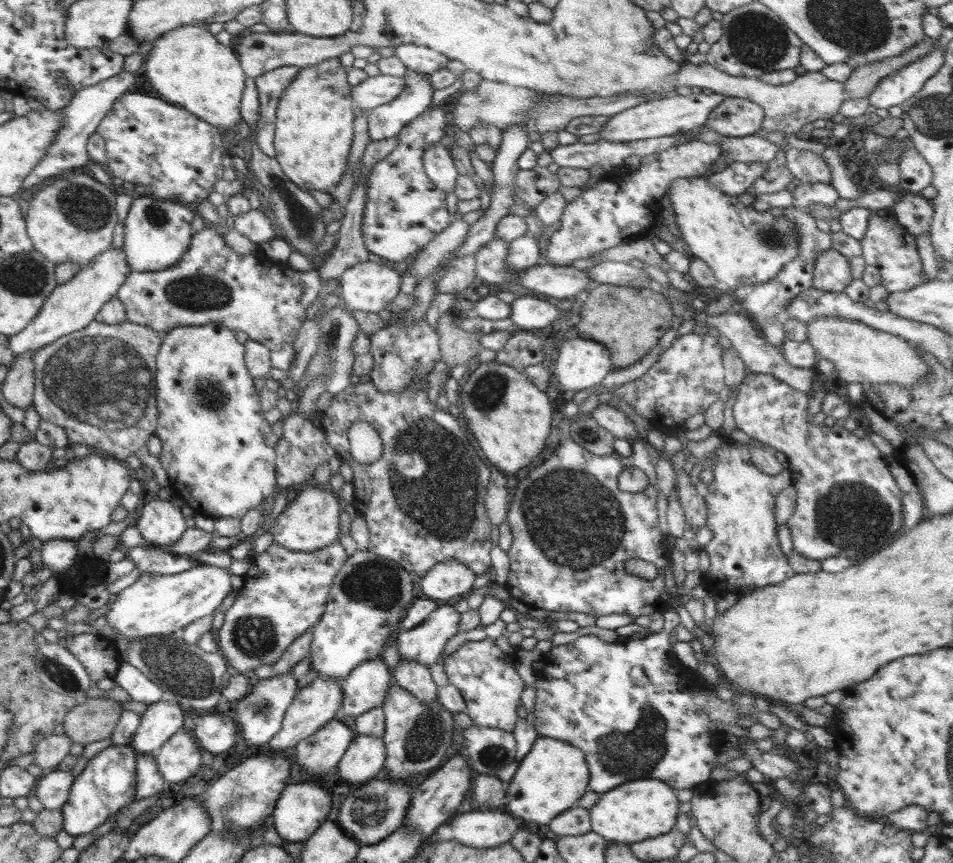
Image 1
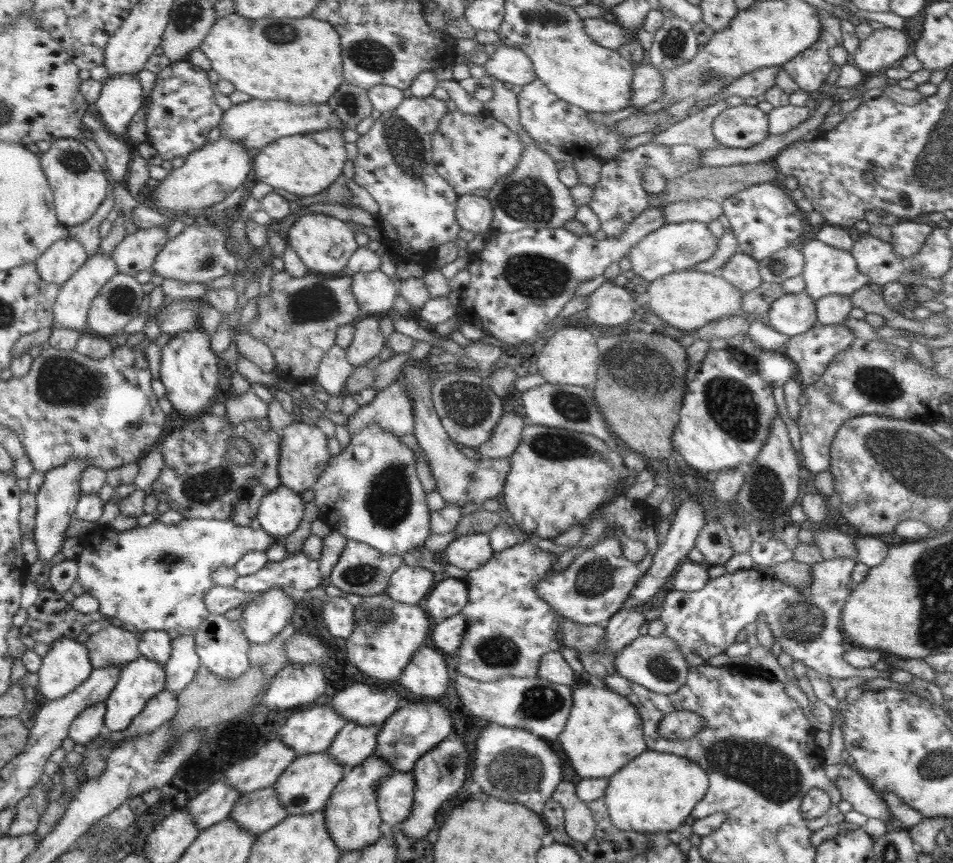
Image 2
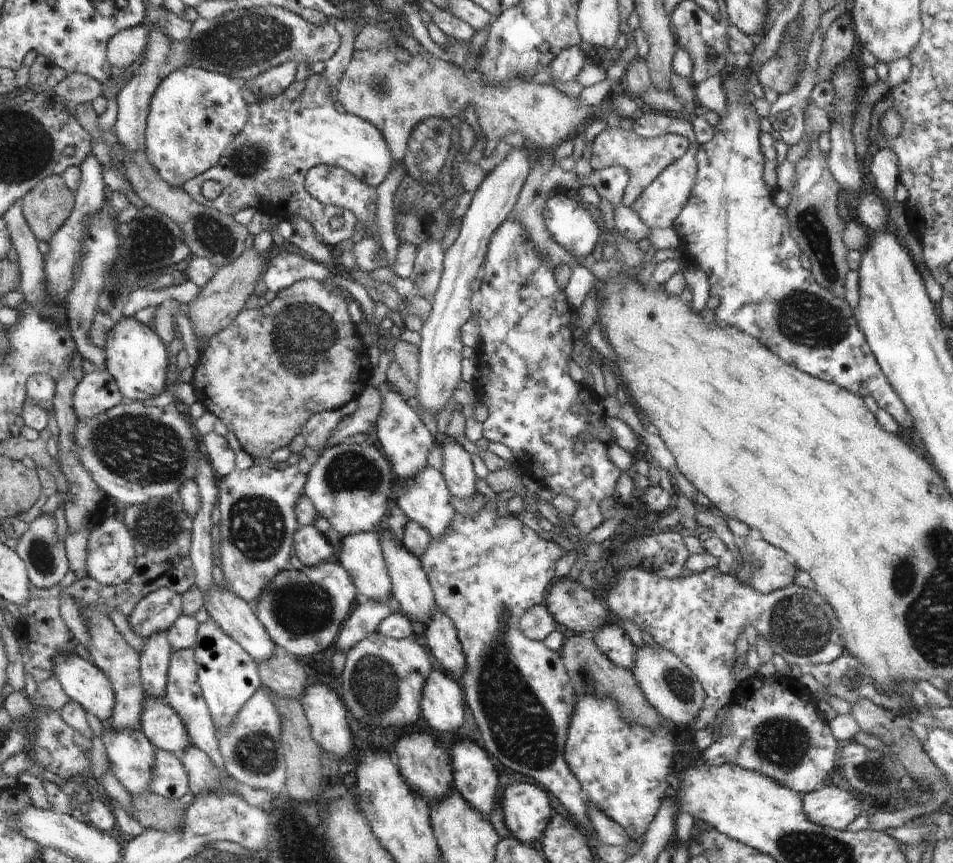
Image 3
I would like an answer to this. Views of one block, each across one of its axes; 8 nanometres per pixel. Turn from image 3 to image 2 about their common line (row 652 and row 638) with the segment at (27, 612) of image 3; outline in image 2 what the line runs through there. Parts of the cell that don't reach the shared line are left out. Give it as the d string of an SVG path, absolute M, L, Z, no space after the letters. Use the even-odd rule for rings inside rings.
M43 587L40 588L38 599L34 602L34 605L27 609L27 614L26 623L20 627L20 638L27 649L36 652L41 658L50 650L55 640L61 638L76 639L86 628L86 624L99 621L102 626L110 625L99 611L91 614L77 612L72 604L68 604L62 598L62 594Z

